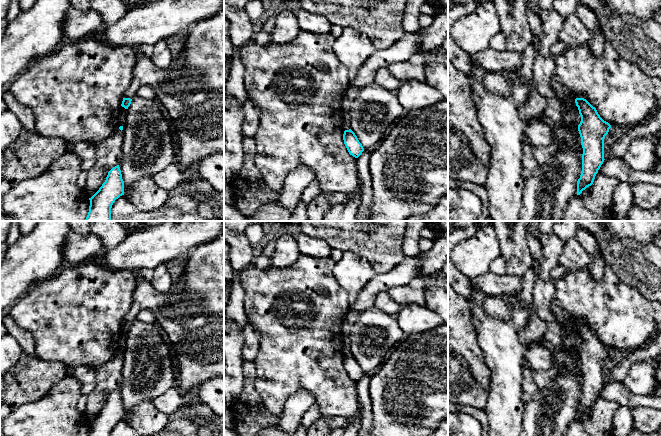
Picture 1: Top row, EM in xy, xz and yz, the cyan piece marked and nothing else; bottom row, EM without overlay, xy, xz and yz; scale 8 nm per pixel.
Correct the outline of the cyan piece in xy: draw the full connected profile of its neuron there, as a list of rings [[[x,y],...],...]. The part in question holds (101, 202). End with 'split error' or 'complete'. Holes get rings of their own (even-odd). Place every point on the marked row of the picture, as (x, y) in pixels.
[[[119,165],[113,167],[99,190],[91,197],[85,221],[111,221],[111,208],[124,195],[124,181]]]; complete

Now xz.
[[[343,111],[342,113],[342,126],[344,129],[343,140],[349,154],[358,158],[364,151],[364,148],[351,130],[351,118],[348,111]]]; split error

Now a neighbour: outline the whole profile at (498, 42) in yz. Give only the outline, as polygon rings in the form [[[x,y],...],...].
[[[503,32],[496,34],[490,39],[489,48],[496,51],[506,51],[506,39]]]

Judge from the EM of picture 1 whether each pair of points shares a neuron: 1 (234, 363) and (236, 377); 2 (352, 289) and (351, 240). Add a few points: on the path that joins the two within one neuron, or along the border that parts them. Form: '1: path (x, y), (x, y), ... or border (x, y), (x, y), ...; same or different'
1: path (234, 366), (234, 374); same
2: border (343, 251), (353, 251), (363, 256), (371, 264); different

